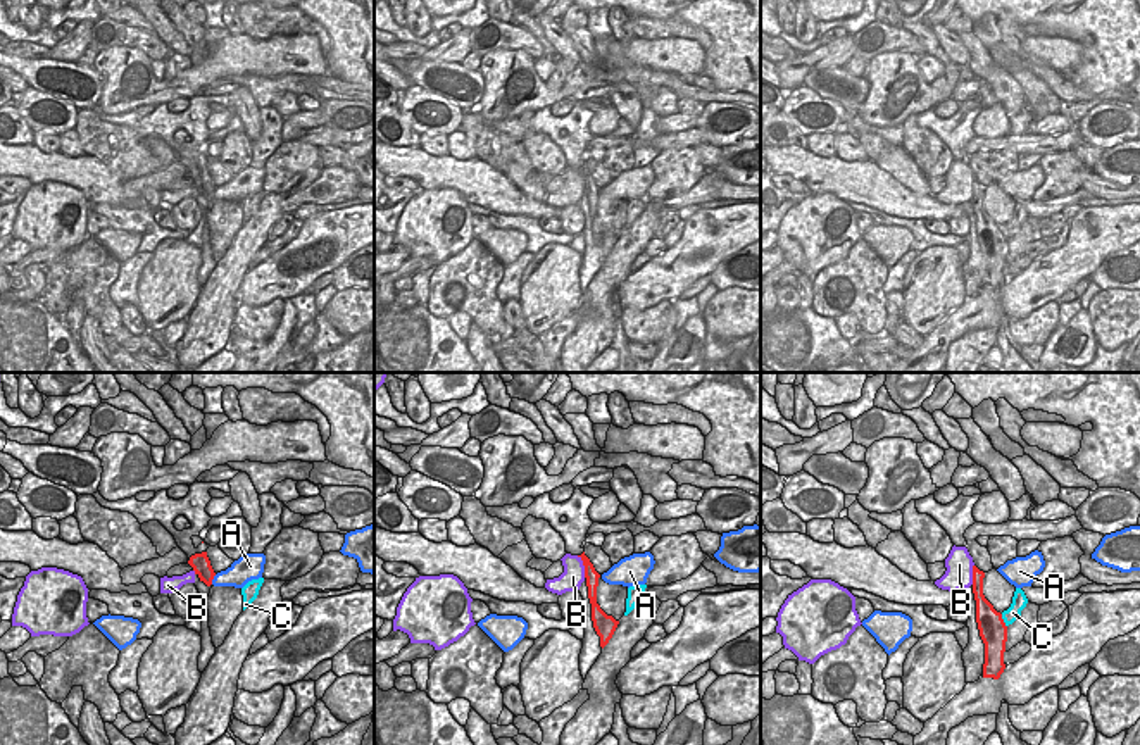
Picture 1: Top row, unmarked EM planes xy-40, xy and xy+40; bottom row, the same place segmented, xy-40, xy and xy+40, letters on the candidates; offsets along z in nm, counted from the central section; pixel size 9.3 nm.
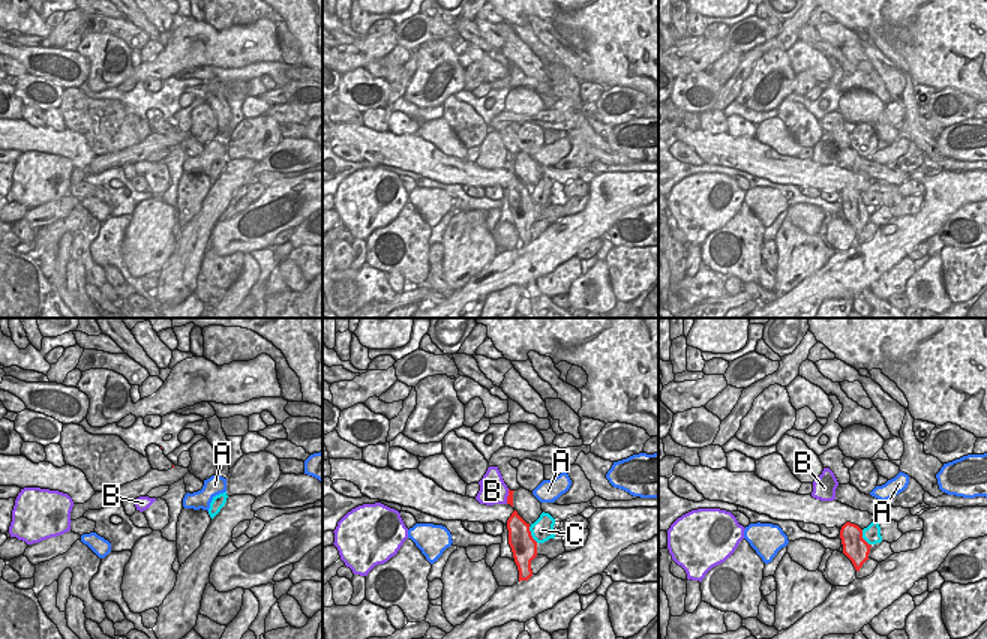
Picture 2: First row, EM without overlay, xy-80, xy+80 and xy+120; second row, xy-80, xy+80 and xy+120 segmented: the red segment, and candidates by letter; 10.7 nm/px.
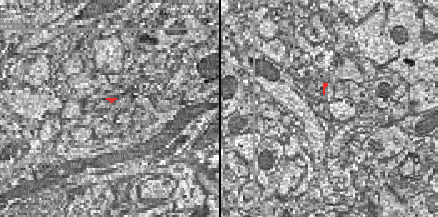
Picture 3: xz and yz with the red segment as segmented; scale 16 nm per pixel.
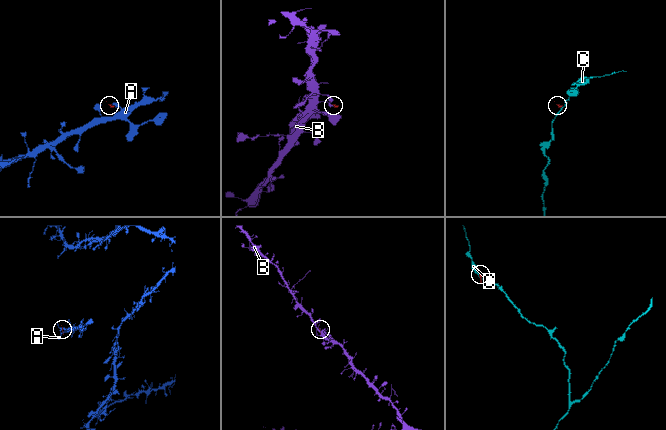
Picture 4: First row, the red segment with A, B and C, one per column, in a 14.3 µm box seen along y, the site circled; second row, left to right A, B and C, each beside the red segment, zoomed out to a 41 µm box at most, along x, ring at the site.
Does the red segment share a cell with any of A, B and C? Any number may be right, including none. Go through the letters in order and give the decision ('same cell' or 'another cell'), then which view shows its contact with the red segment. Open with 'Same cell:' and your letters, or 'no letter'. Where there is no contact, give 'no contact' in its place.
Same cell: no letter
A: another cell; contact in xy-40
B: another cell; contact in xy
C: another cell; contact in xy+40

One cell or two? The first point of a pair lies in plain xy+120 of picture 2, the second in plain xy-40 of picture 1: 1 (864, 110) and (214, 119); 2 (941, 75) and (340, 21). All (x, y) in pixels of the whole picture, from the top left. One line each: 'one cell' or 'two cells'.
1: one cell
2: one cell

